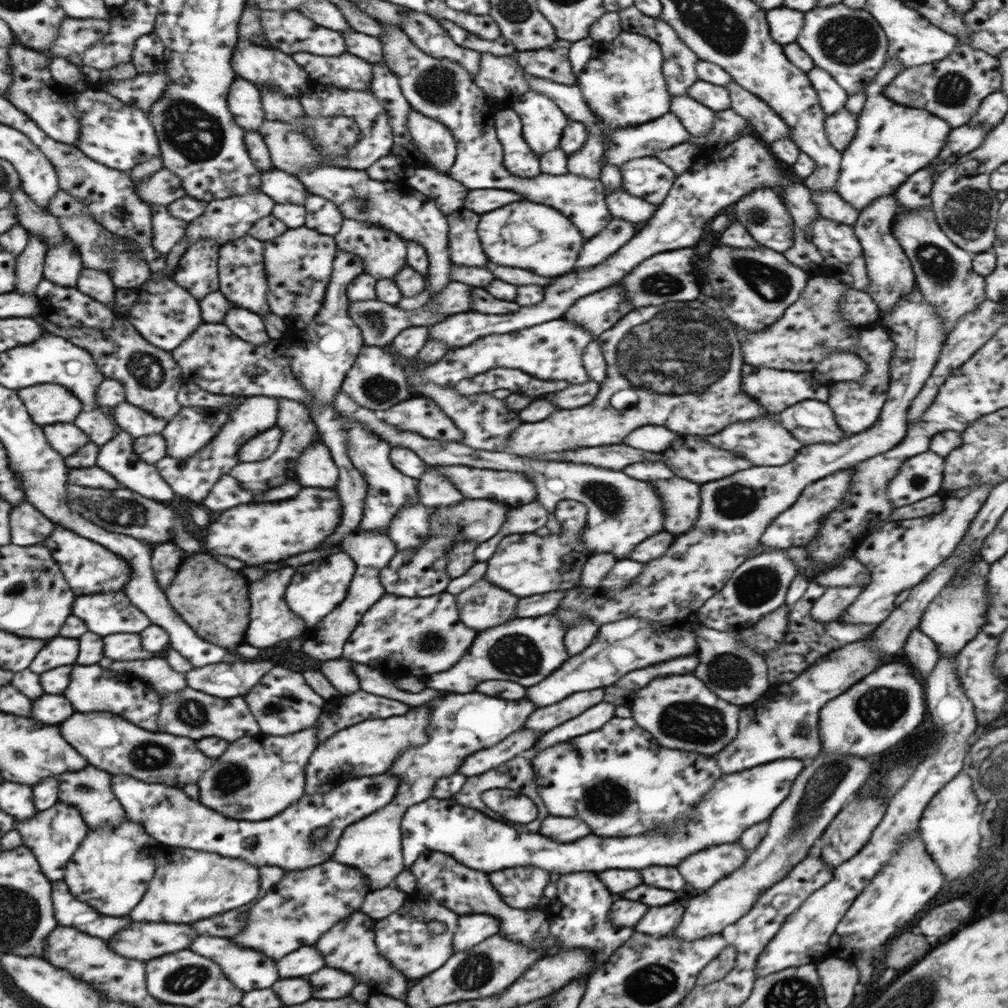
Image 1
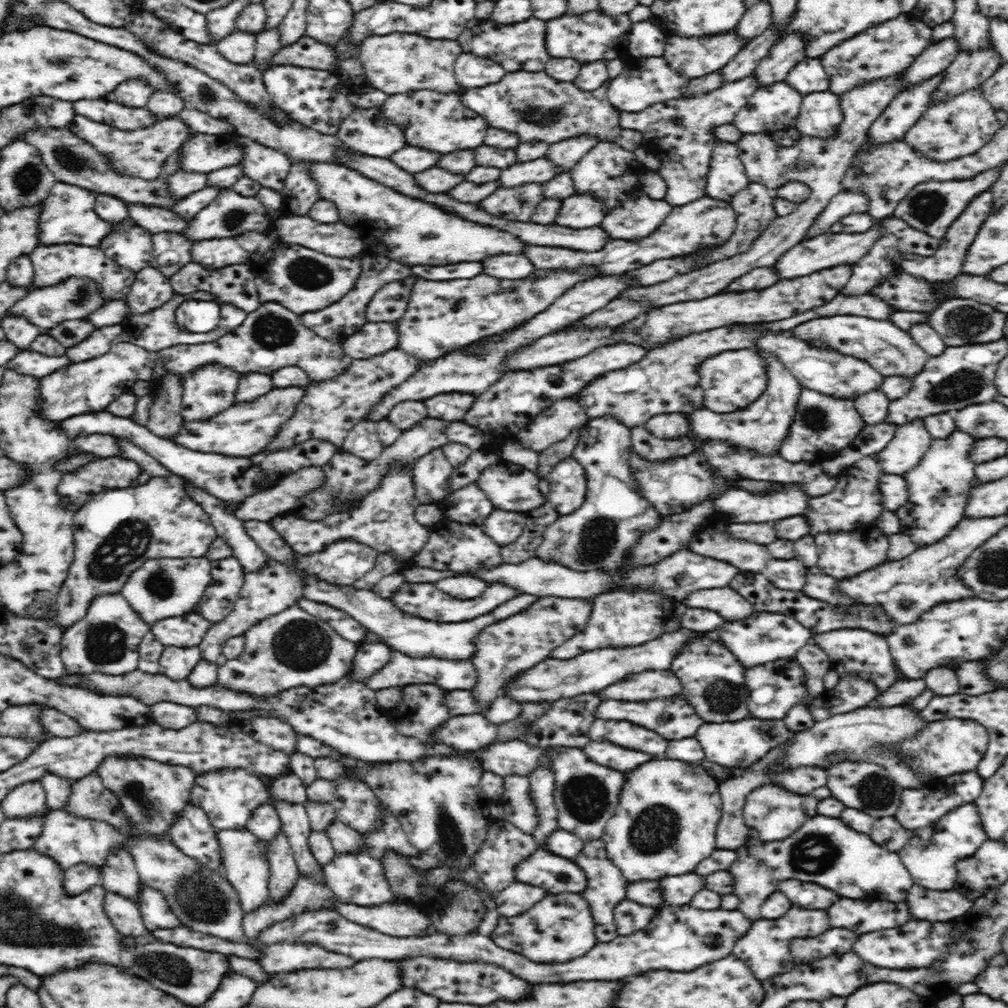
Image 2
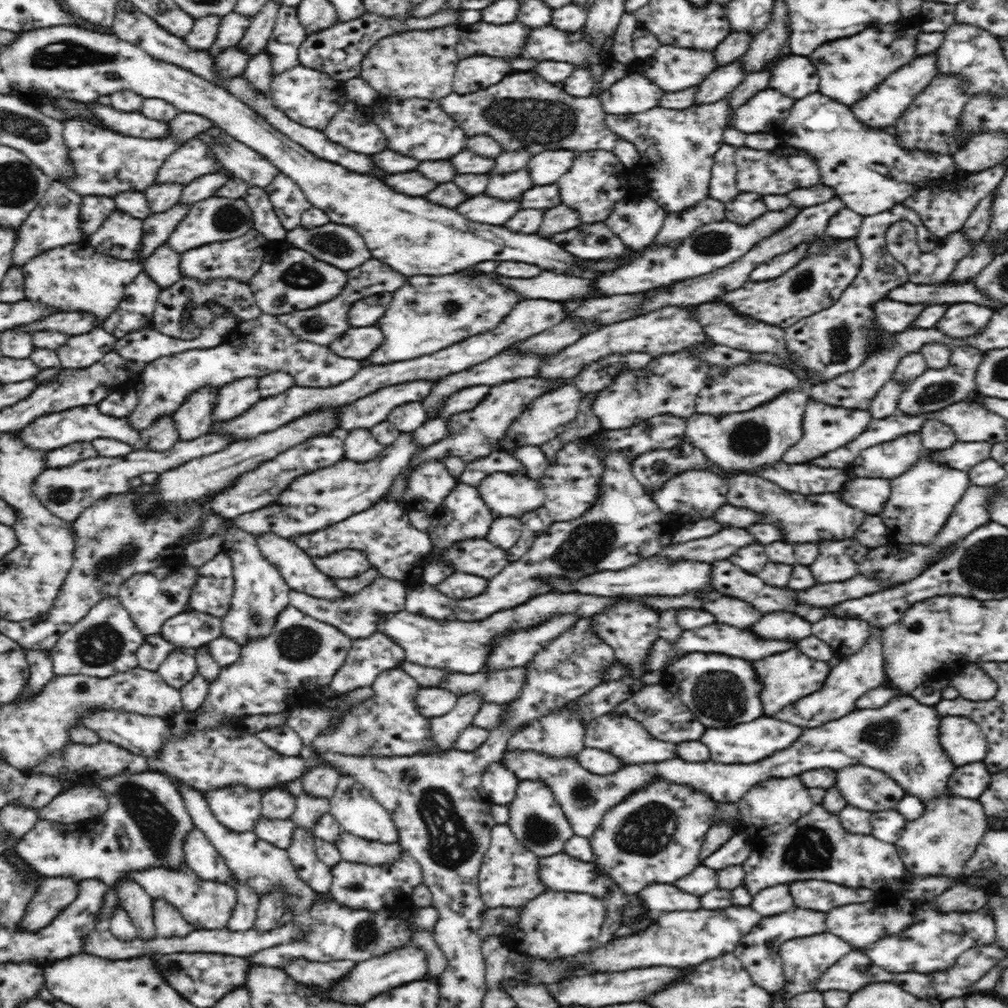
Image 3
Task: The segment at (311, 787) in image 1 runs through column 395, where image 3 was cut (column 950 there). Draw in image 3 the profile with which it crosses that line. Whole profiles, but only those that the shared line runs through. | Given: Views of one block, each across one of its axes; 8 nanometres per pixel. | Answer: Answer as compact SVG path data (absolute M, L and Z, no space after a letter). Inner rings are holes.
M963 716L941 717L938 740L953 766L980 762L987 755L988 743L973 720Z

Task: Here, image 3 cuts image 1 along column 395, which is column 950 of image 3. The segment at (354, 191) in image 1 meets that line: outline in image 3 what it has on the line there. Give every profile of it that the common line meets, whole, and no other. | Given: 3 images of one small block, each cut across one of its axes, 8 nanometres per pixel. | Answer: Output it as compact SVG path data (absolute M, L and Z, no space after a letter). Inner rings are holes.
M1000 163L978 173L966 173L962 179L953 180L948 190L940 188L938 185L928 186L928 188L922 188L914 196L910 196L910 198L904 200L902 204L906 208L913 210L922 219L924 226L936 238L943 239L950 233L963 228L963 224L976 206L978 206L978 203L996 190L1000 182L1004 179L1006 172L1006 166Z

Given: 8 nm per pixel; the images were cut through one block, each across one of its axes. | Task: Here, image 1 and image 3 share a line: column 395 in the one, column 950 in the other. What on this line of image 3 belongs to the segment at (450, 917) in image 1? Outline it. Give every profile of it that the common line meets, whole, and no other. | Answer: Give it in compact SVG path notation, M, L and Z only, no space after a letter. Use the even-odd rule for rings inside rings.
M923 904L916 911L916 920L910 930L894 936L884 936L878 944L864 950L864 954L874 964L888 972L936 972L950 968L968 948L993 942L995 922L987 905L978 911L961 913L938 912L931 904Z

